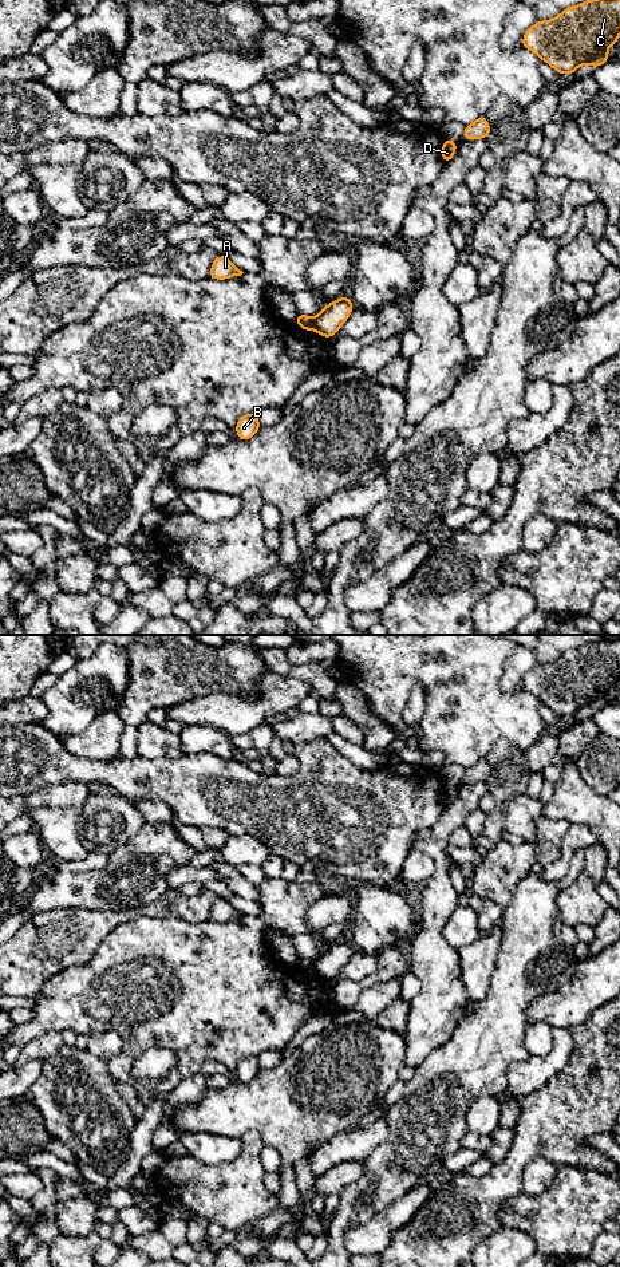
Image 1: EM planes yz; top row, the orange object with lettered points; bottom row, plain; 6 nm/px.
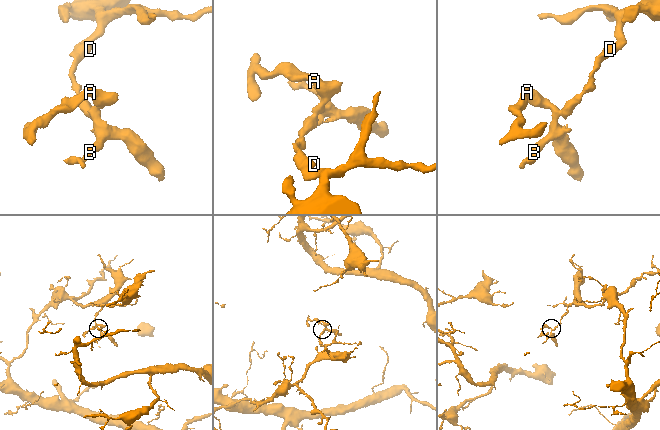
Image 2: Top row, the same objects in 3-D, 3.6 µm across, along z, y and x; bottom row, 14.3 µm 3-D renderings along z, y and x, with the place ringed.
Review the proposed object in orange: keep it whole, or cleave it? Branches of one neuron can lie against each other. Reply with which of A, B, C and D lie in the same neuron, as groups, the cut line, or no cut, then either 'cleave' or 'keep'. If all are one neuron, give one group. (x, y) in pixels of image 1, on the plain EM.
A B / C D; cut in yz along (312, 962), (315, 971); cleave

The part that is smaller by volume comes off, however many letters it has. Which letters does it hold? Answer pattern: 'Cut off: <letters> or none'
Cut off: A, B

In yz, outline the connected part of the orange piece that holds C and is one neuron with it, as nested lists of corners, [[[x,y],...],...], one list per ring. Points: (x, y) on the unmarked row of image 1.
[[[620,639],[587,643],[576,650],[564,652],[557,660],[546,664],[537,663],[521,684],[541,703],[549,706],[557,717],[572,718],[580,709],[600,710],[607,703],[608,690],[617,686],[620,679]]]

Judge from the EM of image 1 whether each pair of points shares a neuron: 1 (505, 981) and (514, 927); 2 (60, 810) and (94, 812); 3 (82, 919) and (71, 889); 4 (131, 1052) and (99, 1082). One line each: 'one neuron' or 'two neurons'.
1: one neuron
2: two neurons
3: two neurons
4: two neurons

